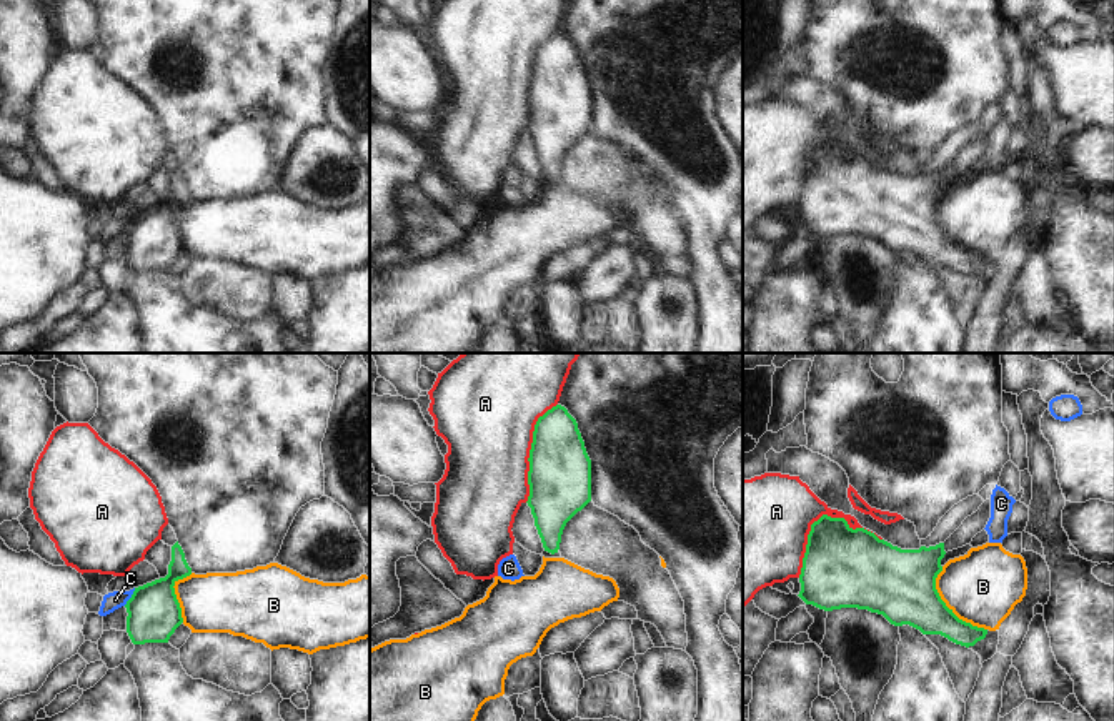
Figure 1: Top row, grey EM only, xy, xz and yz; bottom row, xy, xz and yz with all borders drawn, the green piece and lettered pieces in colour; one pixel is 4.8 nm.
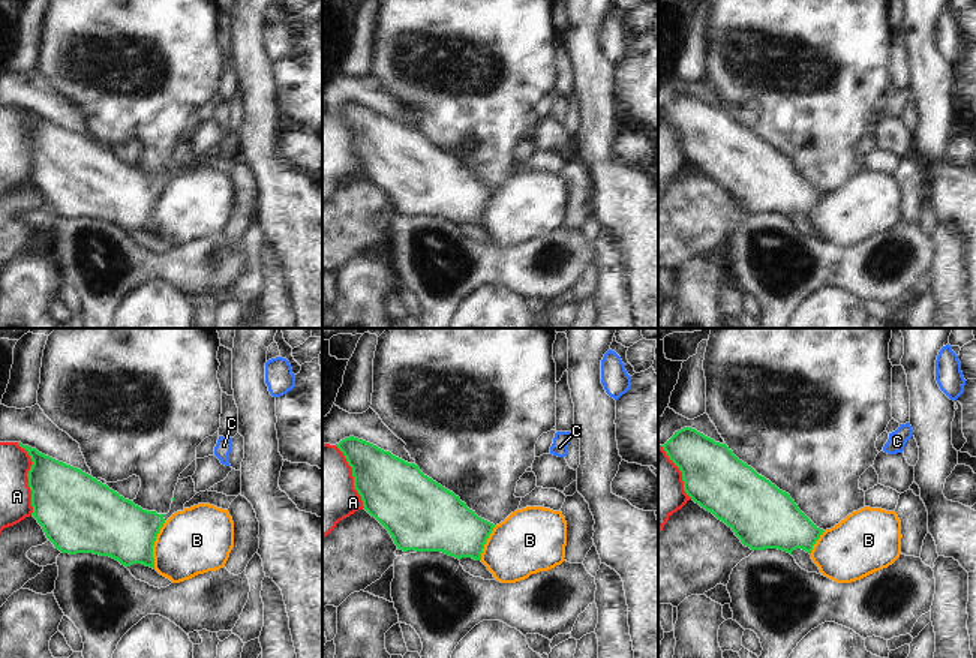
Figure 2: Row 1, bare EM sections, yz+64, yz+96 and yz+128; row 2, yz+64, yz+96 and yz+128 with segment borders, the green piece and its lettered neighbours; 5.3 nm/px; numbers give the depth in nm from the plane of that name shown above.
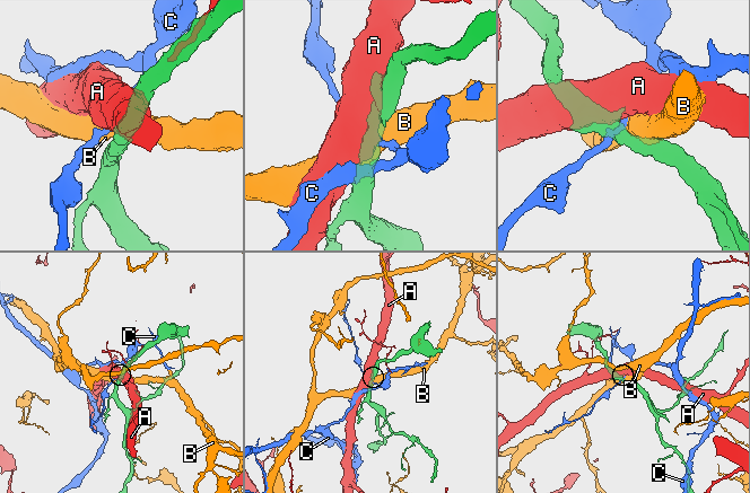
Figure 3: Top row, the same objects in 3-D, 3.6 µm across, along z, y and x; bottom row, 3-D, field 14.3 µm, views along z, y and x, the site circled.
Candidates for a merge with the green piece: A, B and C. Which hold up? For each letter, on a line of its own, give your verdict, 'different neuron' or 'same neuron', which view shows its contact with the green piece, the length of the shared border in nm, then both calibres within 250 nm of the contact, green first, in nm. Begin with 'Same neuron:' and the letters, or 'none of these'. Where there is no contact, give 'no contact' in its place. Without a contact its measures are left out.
Same neuron: none of these
A: different neuron | yz | 440 nm | 360/400 nm
B: different neuron | yz | 380 nm | 340/360 nm
C: different neuron | xy | 110 nm | 260/90 nm

